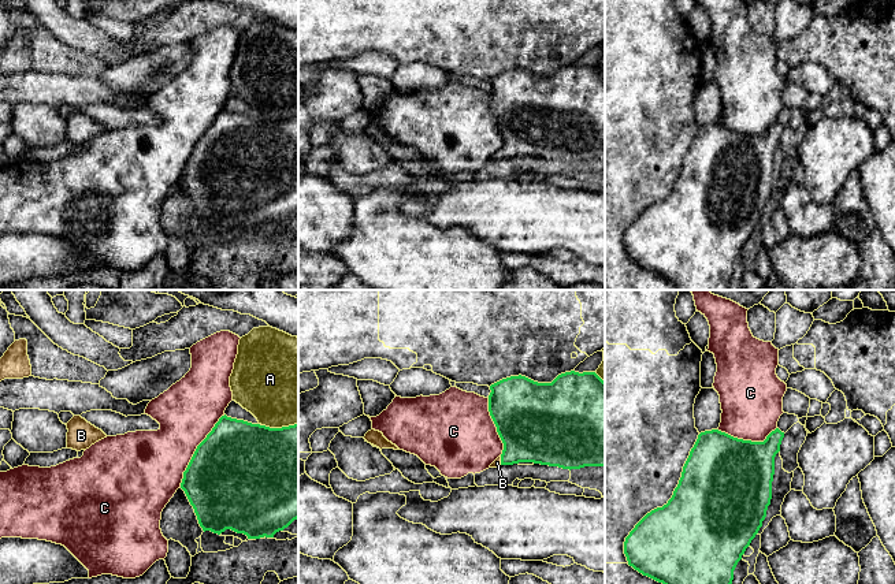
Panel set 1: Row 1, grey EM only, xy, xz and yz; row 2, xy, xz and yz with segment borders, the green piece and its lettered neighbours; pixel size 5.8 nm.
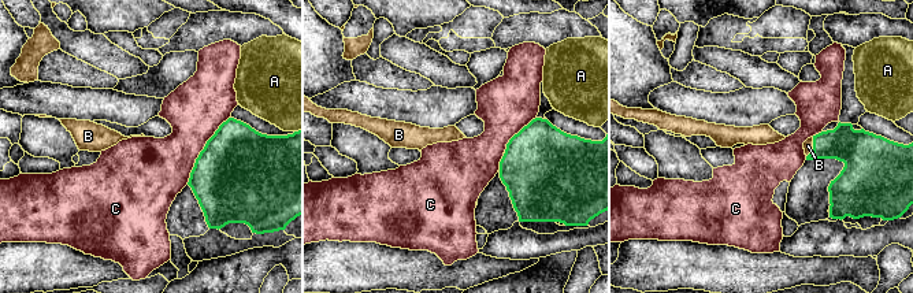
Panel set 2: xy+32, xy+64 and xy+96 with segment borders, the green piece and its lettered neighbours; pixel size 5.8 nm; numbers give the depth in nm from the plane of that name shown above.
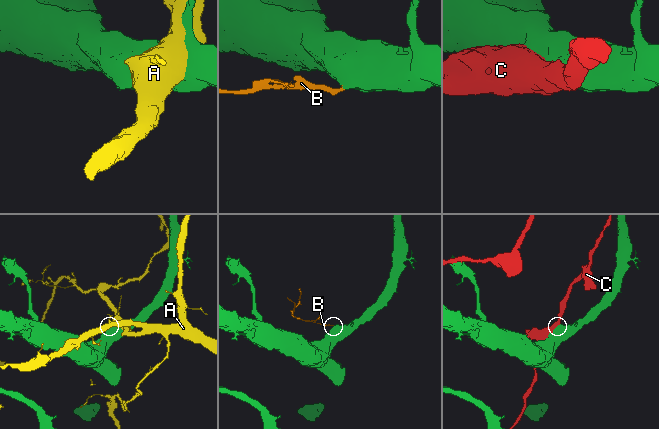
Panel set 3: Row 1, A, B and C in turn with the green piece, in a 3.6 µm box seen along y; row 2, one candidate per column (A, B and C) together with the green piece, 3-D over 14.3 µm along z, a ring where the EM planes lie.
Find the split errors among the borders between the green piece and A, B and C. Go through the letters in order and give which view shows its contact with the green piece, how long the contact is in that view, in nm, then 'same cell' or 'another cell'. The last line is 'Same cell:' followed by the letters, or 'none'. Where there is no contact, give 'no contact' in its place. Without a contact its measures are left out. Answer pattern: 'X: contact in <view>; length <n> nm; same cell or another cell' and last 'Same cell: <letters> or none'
A: contact in xy; length 220 nm; another cell
B: contact in xz; length 60 nm; same cell
C: contact in xy; length 500 nm; another cell
Same cell: B

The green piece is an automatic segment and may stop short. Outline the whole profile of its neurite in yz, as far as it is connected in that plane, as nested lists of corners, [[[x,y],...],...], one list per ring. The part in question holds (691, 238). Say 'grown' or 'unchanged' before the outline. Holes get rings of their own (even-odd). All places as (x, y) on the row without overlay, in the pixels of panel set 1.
unchanged | [[[779,122],[764,135],[738,133],[718,123],[701,126],[672,191],[662,201],[647,207],[625,231],[624,248],[628,258],[669,280],[675,290],[728,290],[734,264],[766,211],[772,193],[775,150],[783,131],[784,126]]]

